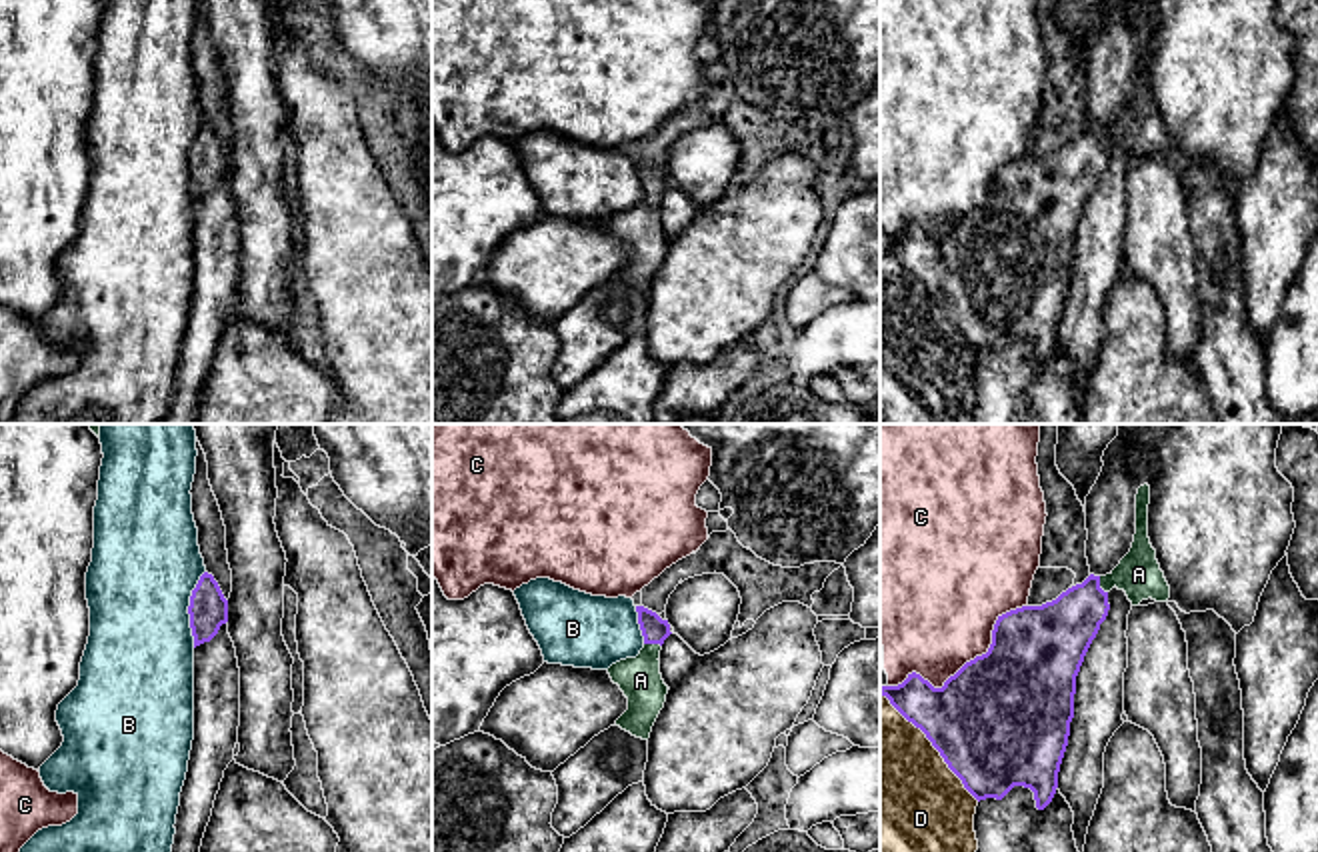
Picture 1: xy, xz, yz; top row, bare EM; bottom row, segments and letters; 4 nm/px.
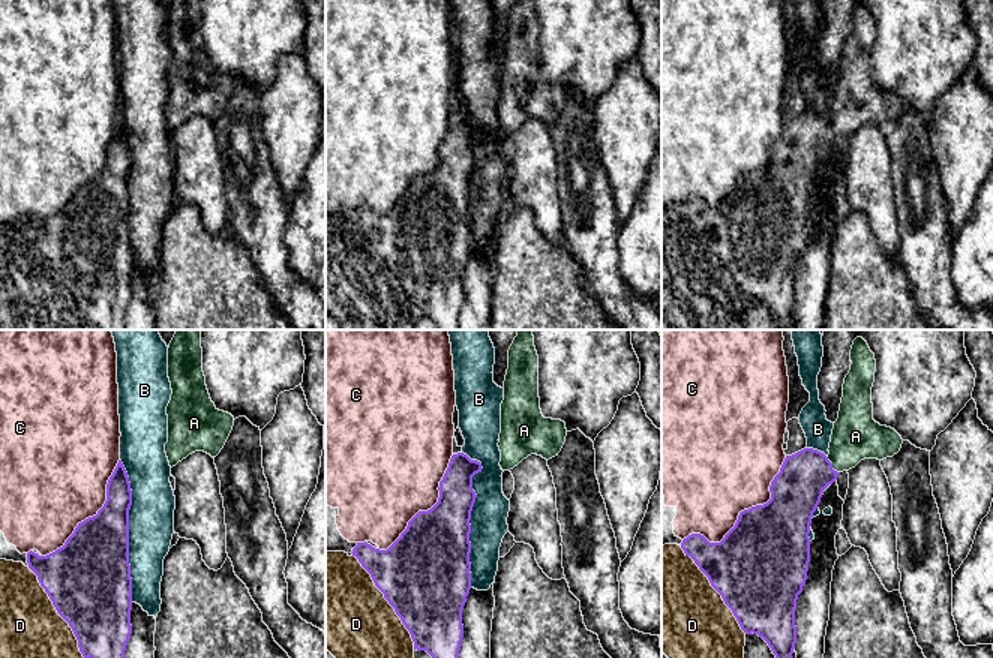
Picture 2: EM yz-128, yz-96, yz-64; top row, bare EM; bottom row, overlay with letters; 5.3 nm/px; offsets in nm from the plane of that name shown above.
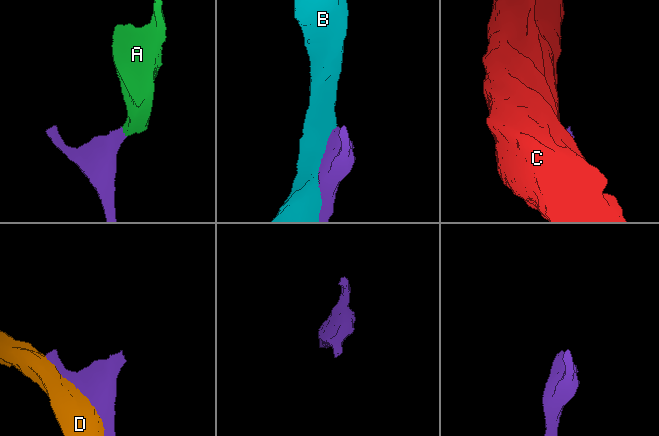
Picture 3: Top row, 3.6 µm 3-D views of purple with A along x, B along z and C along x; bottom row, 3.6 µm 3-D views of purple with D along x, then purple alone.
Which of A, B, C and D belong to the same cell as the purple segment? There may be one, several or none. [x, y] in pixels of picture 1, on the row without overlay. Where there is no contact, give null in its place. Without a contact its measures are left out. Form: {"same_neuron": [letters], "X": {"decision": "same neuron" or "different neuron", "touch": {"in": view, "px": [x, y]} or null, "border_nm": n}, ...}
{"same_neuron": ["A"], "A": {"decision": "same neuron", "touch": {"in": "yz", "px": [1098, 136]}, "border_nm": 80}, "B": {"decision": "different neuron", "touch": {"in": "xy", "px": [188, 160]}, "border_nm": 320}, "C": {"decision": "different neuron", "touch": {"in": "yz", "px": [966, 214]}, "border_nm": 650}, "D": {"decision": "different neuron", "touch": {"in": "yz", "px": [932, 296]}, "border_nm": 600}}

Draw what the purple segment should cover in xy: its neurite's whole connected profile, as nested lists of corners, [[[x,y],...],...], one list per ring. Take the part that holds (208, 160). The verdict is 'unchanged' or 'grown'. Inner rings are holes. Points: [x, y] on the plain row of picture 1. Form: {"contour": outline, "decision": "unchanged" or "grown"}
{"contour": [[[204,124],[190,148],[190,180],[194,200],[210,194],[222,176],[228,174],[228,152],[212,126]]], "decision": "unchanged"}

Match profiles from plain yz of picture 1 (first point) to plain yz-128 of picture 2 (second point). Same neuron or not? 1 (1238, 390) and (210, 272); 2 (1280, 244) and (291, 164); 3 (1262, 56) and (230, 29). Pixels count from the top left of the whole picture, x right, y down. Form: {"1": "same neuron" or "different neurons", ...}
{"1": "different neurons", "2": "same neuron", "3": "same neuron"}

